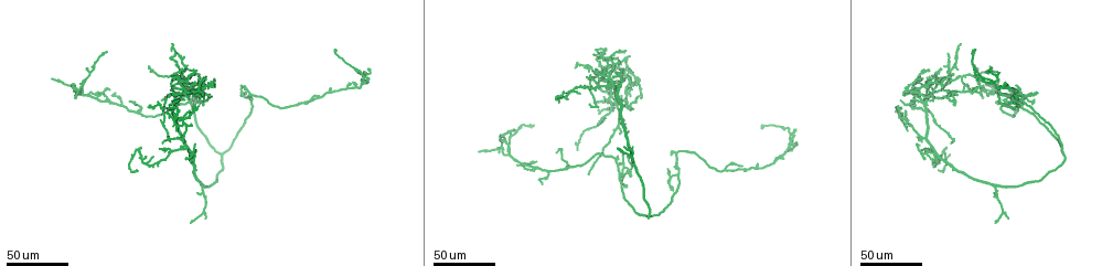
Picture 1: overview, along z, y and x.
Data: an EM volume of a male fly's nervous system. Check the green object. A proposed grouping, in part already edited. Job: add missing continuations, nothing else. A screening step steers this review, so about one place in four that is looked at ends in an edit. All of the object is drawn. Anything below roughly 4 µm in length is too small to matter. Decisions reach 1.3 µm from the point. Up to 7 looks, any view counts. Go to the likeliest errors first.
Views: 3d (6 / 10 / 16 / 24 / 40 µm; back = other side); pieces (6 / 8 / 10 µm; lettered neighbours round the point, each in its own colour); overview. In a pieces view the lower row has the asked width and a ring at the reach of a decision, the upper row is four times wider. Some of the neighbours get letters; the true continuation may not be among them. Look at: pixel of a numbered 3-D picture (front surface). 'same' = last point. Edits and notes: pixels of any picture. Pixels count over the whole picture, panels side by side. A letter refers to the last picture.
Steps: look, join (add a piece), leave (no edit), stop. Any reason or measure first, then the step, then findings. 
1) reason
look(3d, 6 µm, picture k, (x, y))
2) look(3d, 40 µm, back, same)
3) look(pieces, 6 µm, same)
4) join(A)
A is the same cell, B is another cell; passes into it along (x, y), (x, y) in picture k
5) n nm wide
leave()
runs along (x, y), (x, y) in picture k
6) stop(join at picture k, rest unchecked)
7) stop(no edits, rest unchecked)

end of a long branch
look(3d, 24 µm, picture 1, (316, 95))

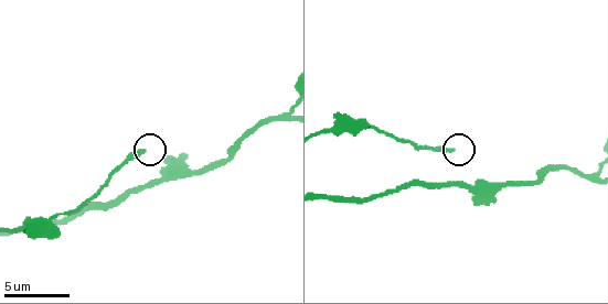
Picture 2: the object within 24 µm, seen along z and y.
look(pieces, 6 µm, picture 2, (450, 150))

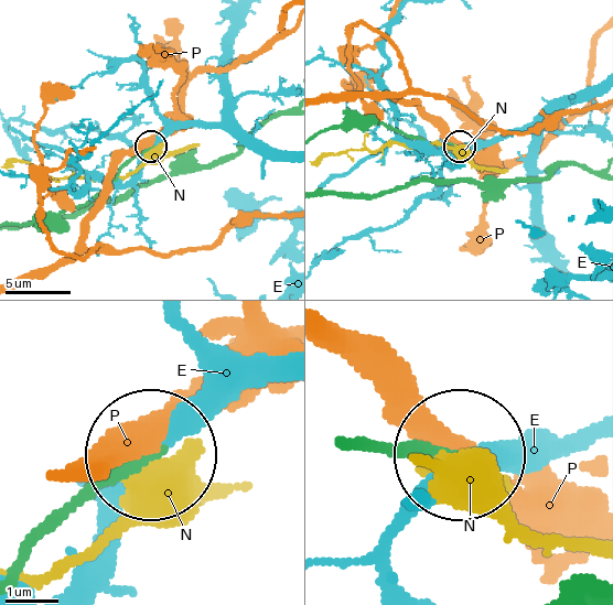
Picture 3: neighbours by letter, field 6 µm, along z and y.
leave()
E, N and P are other cells; runs along (18, 566), (83, 500), (144, 465) in picture 3; none of them fits

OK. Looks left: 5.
end of a long branch
look(3d, 24 µm, picture 1, (590, 171))

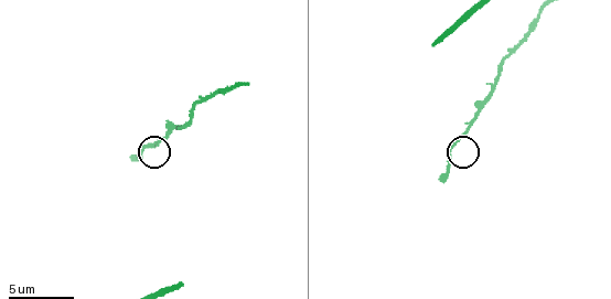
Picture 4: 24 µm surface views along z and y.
look(pieces, 8 µm, picture 4, (442, 177))

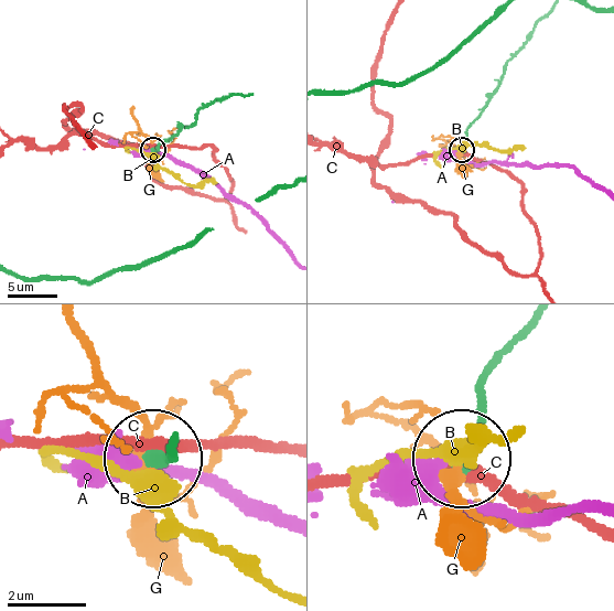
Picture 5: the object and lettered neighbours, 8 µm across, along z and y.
360 nm wide
leave()
A, B, C and G are other cells; runs along (245, 95), (206, 104), (191, 125), (152, 150) in picture 5; none of them fits

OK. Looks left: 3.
thin end
look(3d, 40 µm, picture 1, (994, 223))

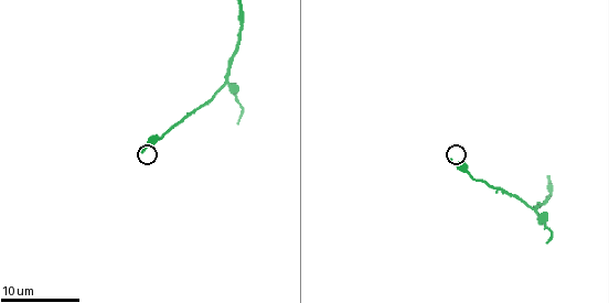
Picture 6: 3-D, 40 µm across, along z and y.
see the neighbours
look(pieces, 6 µm, picture 6, (143, 149))

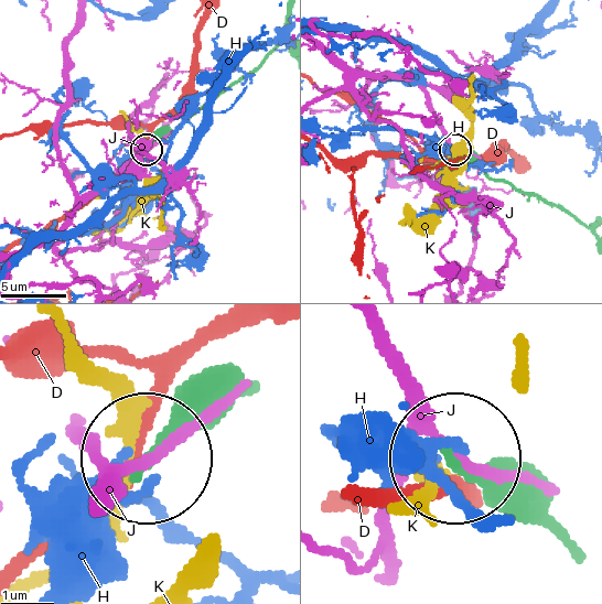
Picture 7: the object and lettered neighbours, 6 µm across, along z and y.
170 nm wide
leave()
D, H, J and K are other cells; none of them fits

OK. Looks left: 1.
stop(no edits, rest unchecked)

